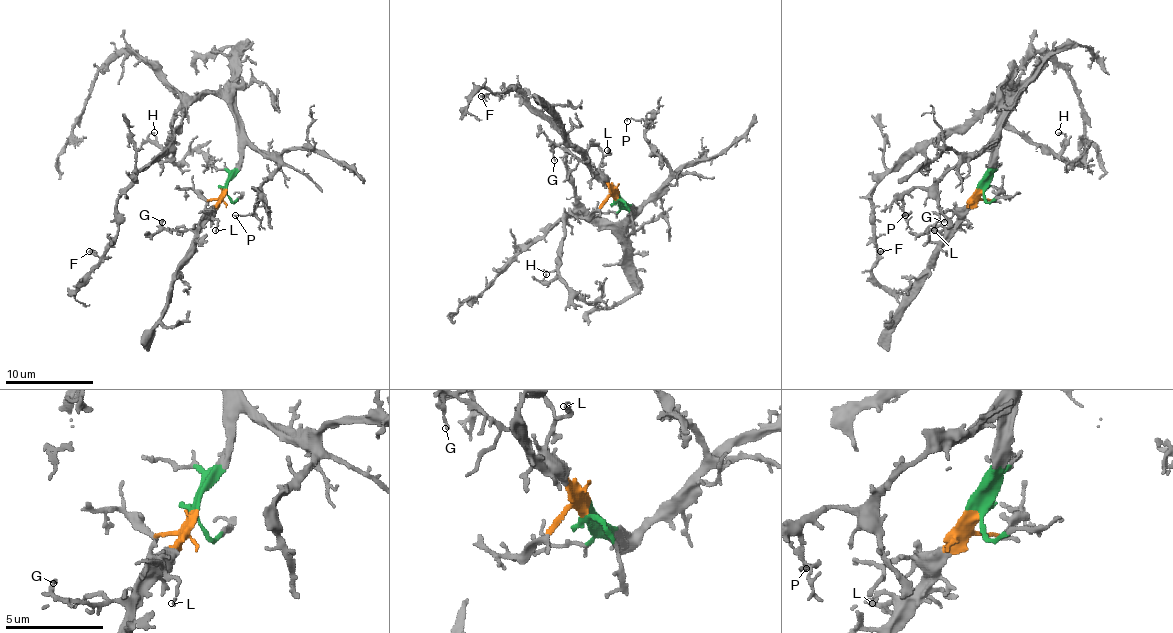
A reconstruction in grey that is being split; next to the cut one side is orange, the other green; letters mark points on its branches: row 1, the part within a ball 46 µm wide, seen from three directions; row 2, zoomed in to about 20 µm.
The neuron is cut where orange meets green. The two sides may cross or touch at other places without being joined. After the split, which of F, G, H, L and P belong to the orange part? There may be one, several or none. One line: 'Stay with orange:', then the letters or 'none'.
Stay with orange: G, L

